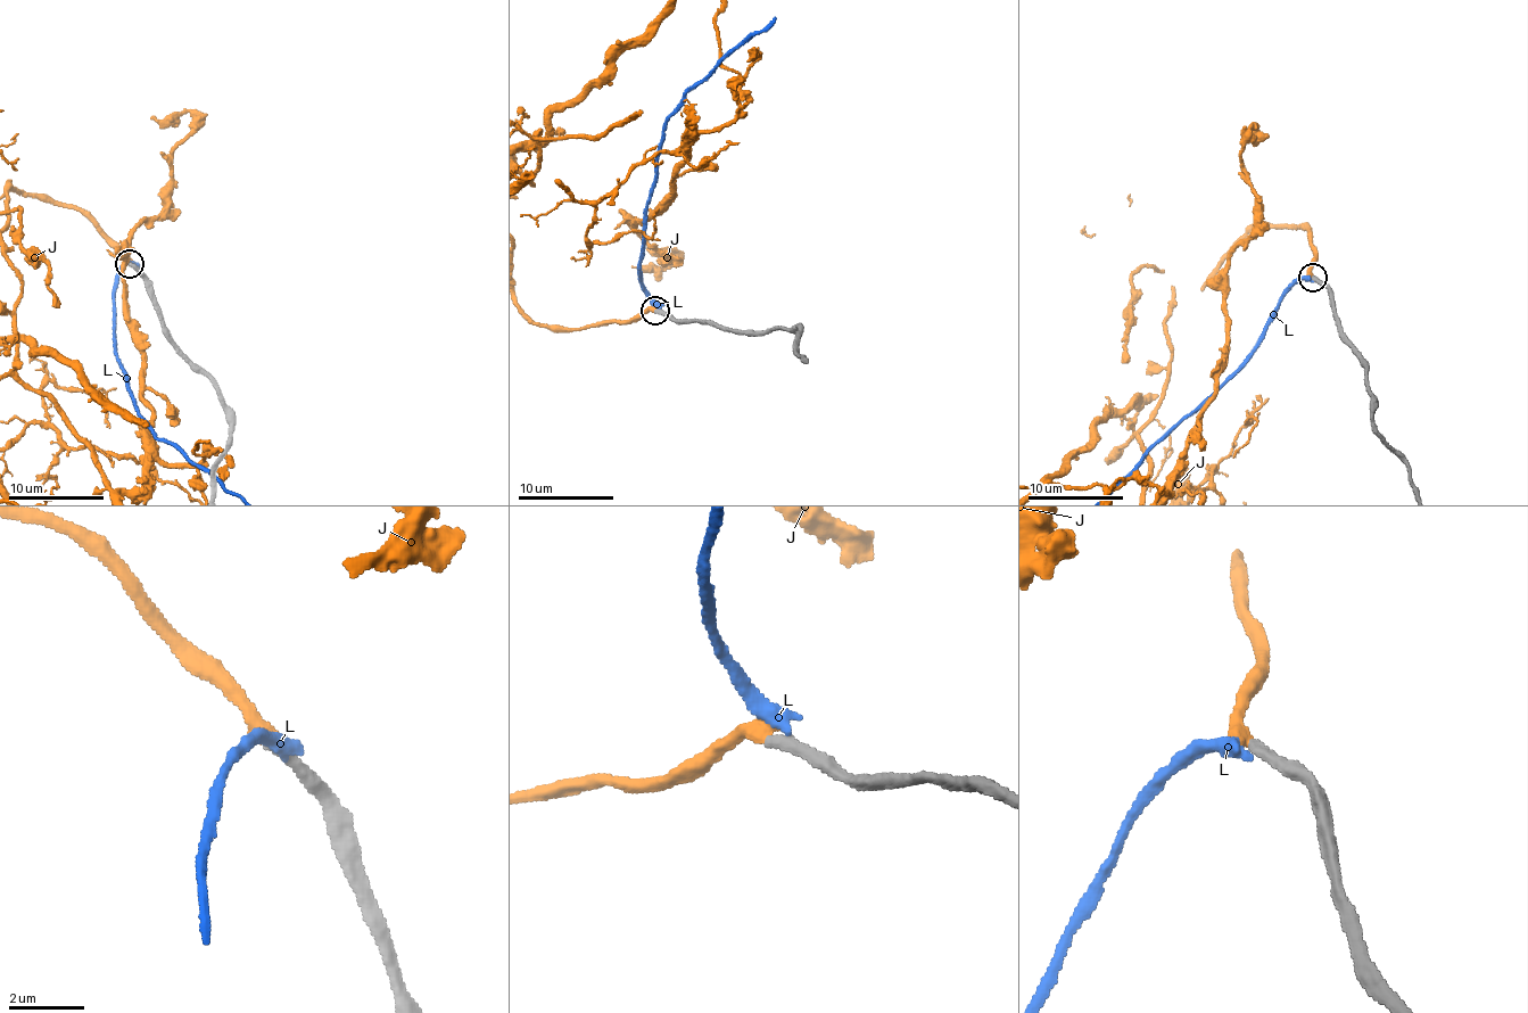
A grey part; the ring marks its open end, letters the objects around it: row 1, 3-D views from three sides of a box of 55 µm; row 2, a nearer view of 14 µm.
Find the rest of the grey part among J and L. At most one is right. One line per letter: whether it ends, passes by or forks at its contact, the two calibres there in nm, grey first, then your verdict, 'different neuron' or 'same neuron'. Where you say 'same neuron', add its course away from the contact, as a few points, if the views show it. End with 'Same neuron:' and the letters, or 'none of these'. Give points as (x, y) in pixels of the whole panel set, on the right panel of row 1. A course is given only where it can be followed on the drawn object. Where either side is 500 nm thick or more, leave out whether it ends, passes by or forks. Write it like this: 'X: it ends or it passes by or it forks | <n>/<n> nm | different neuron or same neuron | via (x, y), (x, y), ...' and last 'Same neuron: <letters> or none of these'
J: it ends | 340/440 nm | same neuron
L: it ends | 400/400 nm | different neuron
Same neuron: J

